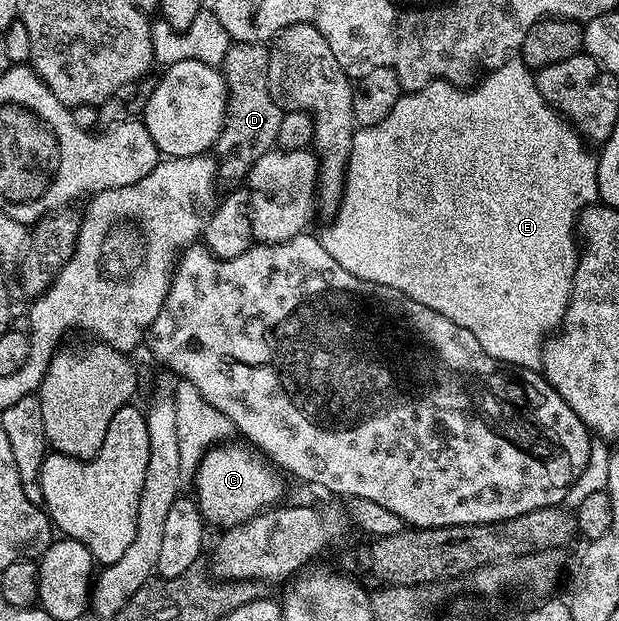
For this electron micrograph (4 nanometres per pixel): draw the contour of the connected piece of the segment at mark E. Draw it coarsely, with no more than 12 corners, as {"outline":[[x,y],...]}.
{"outline":[[520,57],[354,130],[319,238],[537,369],[597,155]]}

